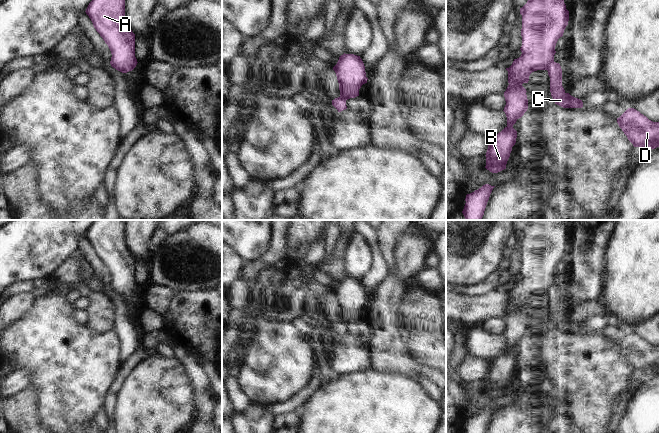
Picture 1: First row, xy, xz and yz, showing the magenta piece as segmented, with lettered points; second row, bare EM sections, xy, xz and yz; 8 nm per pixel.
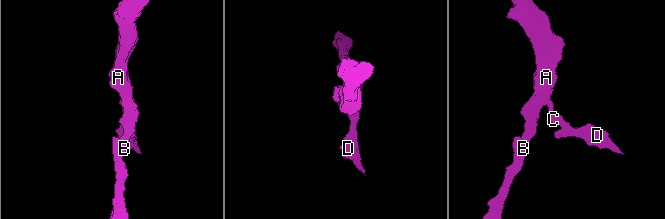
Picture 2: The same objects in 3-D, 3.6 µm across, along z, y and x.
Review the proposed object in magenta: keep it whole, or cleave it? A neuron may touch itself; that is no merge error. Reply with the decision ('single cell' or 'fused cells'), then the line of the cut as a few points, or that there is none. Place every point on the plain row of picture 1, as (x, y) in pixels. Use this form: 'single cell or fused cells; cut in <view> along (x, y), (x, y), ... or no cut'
fused cells; cut in yz along (553, 285), (546, 293)

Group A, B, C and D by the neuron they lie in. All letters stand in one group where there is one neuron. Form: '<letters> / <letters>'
A B / C D

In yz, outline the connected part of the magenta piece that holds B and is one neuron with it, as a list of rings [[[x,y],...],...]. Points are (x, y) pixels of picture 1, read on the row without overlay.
[[[530,220],[520,232],[520,238],[522,278],[506,292],[509,309],[504,316],[506,329],[503,335],[507,341],[507,350],[490,362],[485,379],[485,392],[492,397],[506,393],[517,362],[513,349],[528,333],[527,315],[522,308],[528,307],[532,296],[547,294],[549,288],[554,286],[556,267],[563,260],[569,245],[564,220]]]

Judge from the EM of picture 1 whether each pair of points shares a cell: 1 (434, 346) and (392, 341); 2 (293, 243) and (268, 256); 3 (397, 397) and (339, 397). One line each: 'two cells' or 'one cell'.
1: two cells
2: two cells
3: one cell

